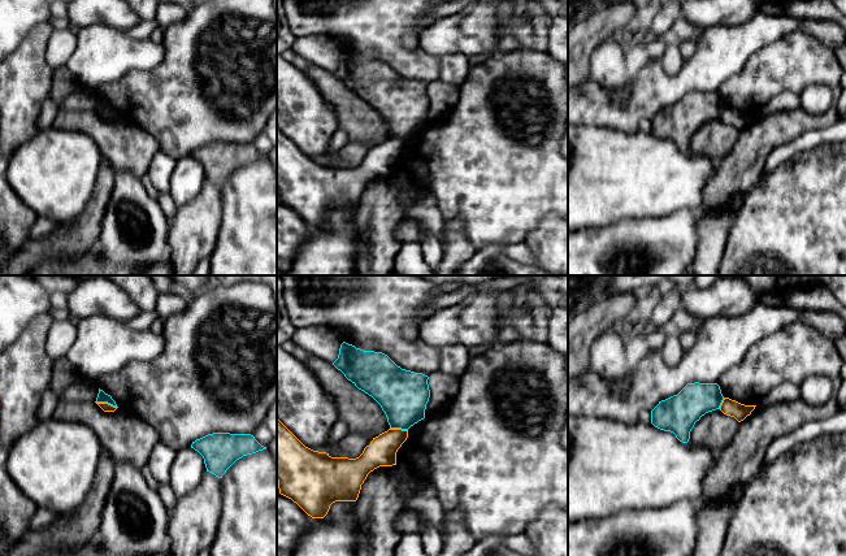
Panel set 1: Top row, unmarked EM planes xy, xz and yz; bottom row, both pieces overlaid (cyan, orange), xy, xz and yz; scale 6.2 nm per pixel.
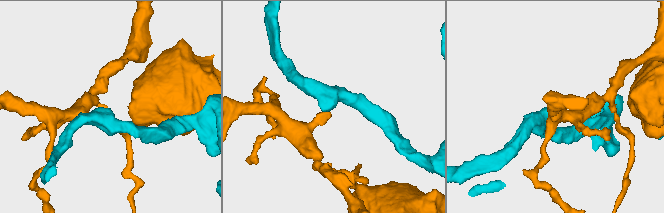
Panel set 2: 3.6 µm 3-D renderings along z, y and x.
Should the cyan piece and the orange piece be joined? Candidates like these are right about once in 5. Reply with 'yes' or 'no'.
no

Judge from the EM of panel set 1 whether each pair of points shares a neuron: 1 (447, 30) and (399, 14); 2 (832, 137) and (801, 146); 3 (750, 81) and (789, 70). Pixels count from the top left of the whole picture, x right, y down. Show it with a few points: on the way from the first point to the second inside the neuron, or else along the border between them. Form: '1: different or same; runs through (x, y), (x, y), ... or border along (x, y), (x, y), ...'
1: different; border along (456, 13), (441, 17), (420, 30)
2: same; runs through (824, 137), (808, 140)
3: same; runs through (759, 81), (771, 70), (780, 70)

